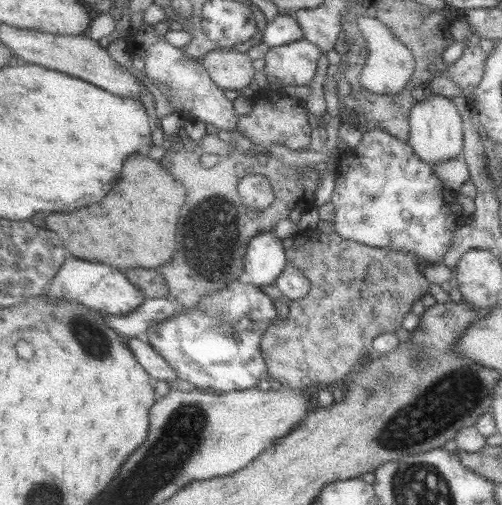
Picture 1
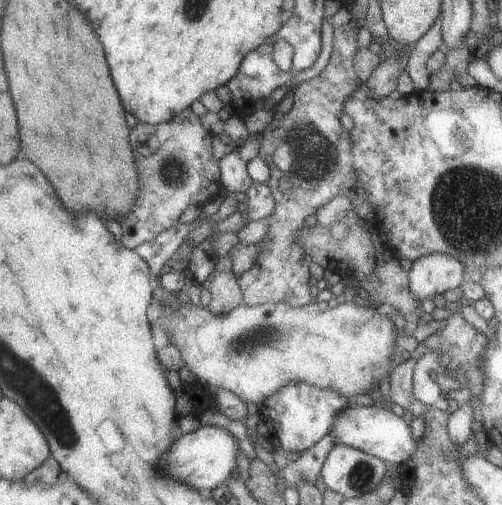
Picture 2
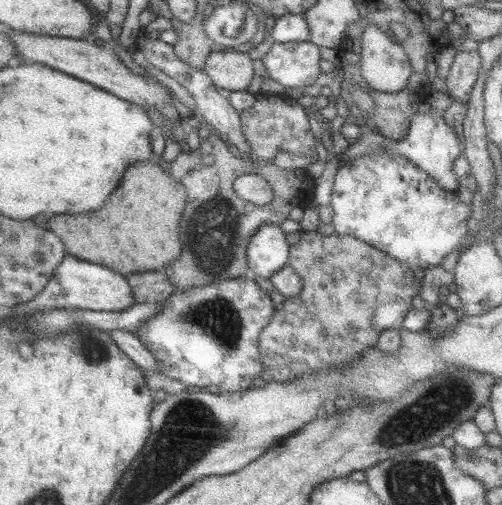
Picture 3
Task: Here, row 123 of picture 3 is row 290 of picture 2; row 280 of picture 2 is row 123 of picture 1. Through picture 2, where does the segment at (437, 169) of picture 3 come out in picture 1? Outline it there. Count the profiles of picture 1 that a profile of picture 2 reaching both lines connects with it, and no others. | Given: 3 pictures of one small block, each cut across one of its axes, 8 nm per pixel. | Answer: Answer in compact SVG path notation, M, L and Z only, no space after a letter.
M429 94L423 102L413 106L409 144L415 148L417 156L431 166L453 160L453 158L461 158L461 152L463 152L465 122L463 122L463 118L459 118L459 112L451 100L453 98L447 98L441 94Z

